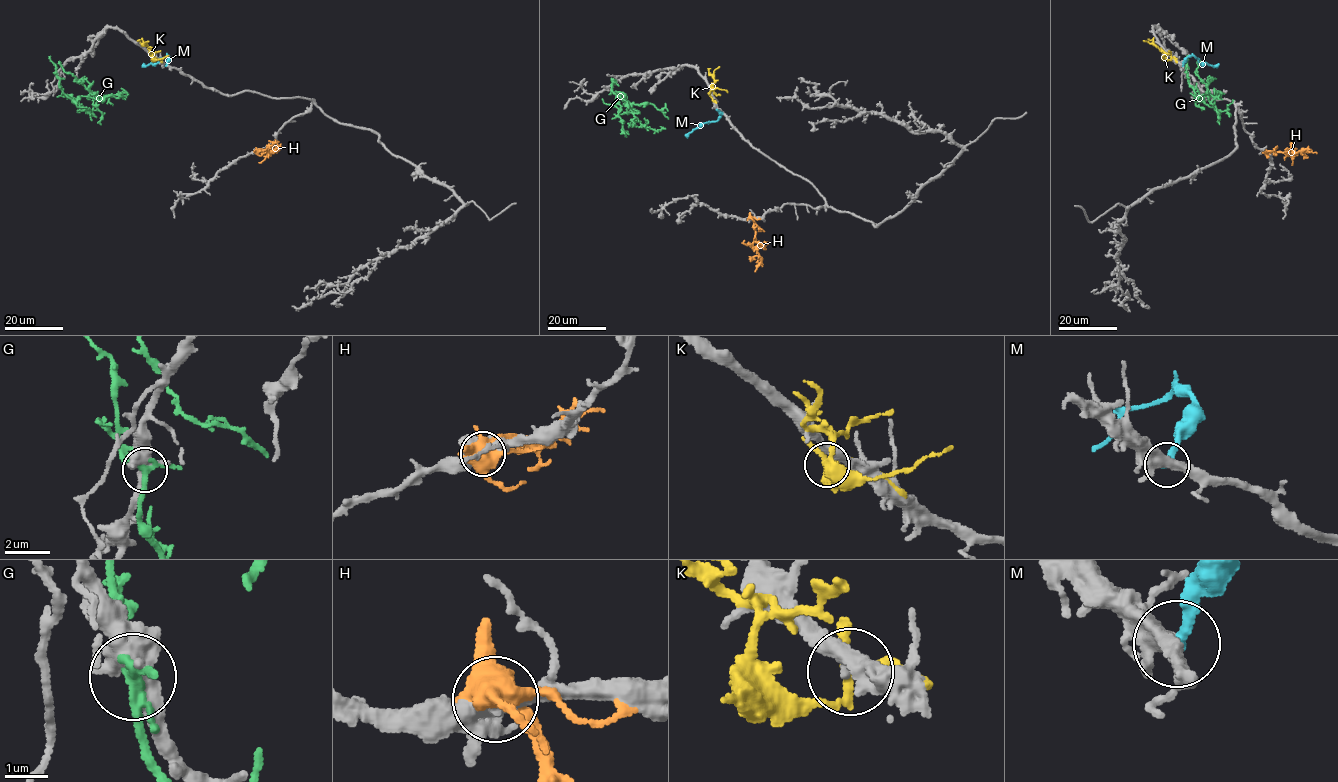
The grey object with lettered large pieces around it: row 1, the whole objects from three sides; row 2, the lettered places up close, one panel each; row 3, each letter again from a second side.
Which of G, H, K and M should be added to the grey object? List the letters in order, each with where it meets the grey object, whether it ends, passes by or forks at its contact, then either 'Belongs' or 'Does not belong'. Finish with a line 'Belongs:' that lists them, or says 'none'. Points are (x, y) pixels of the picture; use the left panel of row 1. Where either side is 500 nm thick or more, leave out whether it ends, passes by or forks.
G: Touches grey at (60, 79). It forks there. Does not belong
H: Touches grey at (257, 151). Does not belong
K: Touches grey at (152, 58). It forks there. Does not belong
M: Touches grey at (165, 65). It ends there. Does not belong
Belongs: none

